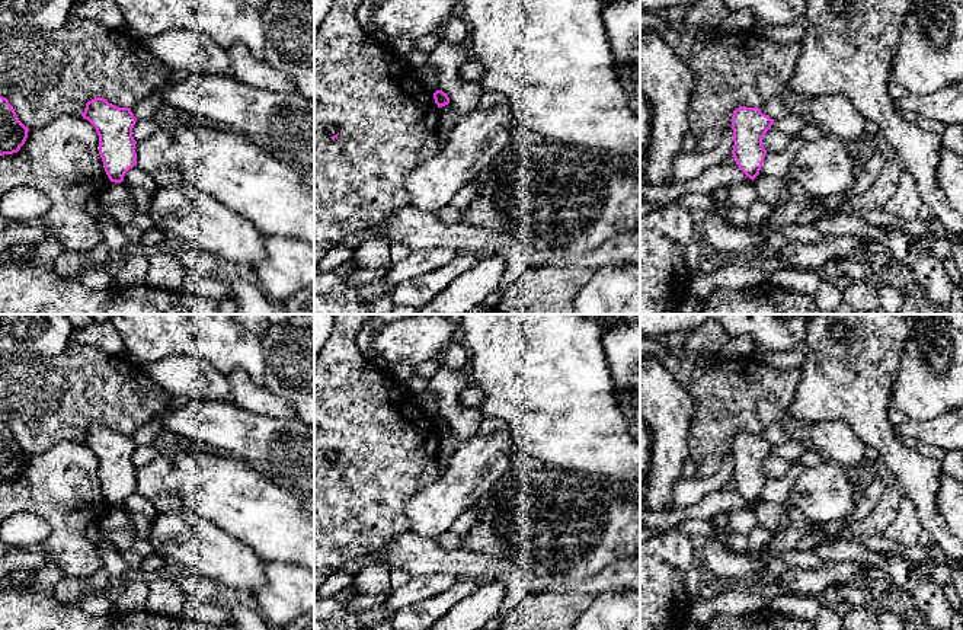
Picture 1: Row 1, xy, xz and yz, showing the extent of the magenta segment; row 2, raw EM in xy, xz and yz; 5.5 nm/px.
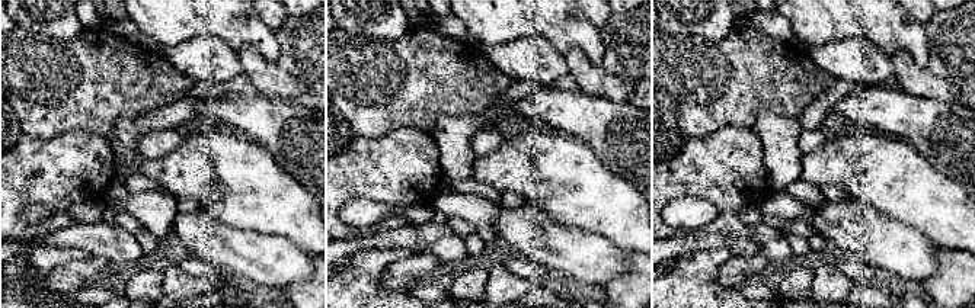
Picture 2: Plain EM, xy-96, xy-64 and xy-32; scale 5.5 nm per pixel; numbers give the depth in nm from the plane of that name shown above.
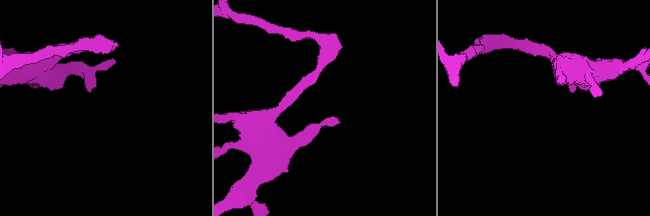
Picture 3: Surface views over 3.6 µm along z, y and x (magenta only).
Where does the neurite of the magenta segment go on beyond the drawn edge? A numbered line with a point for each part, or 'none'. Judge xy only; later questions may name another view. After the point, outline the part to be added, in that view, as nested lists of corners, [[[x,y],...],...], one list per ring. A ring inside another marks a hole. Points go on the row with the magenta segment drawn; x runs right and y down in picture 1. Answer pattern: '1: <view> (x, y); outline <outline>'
none

